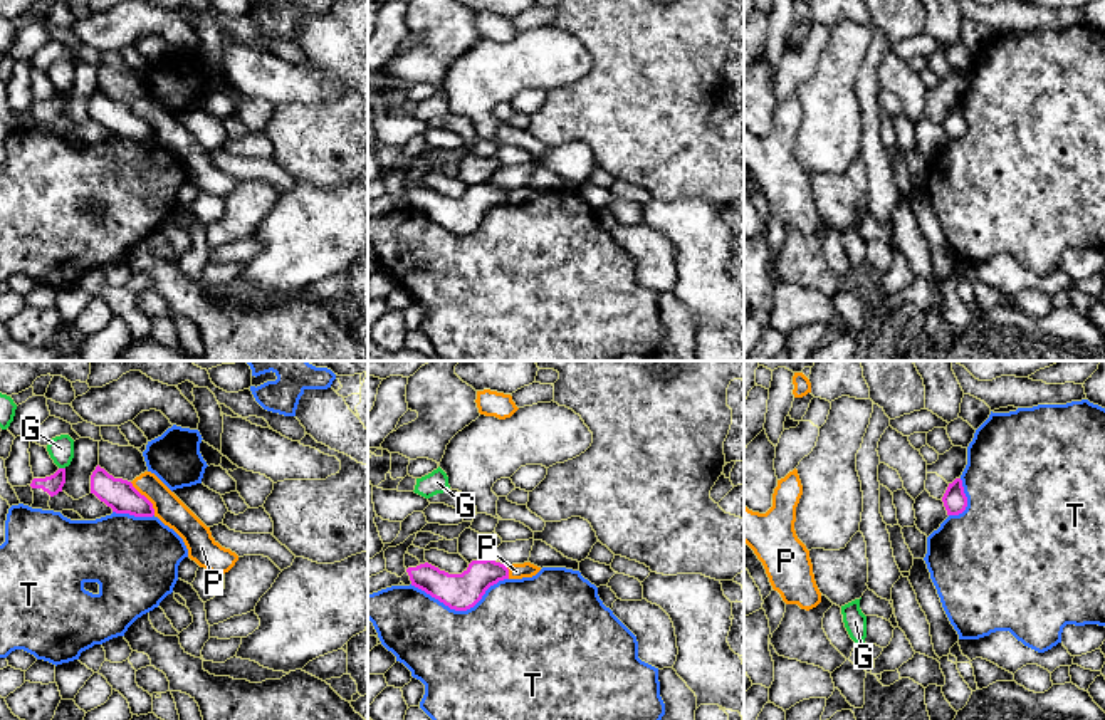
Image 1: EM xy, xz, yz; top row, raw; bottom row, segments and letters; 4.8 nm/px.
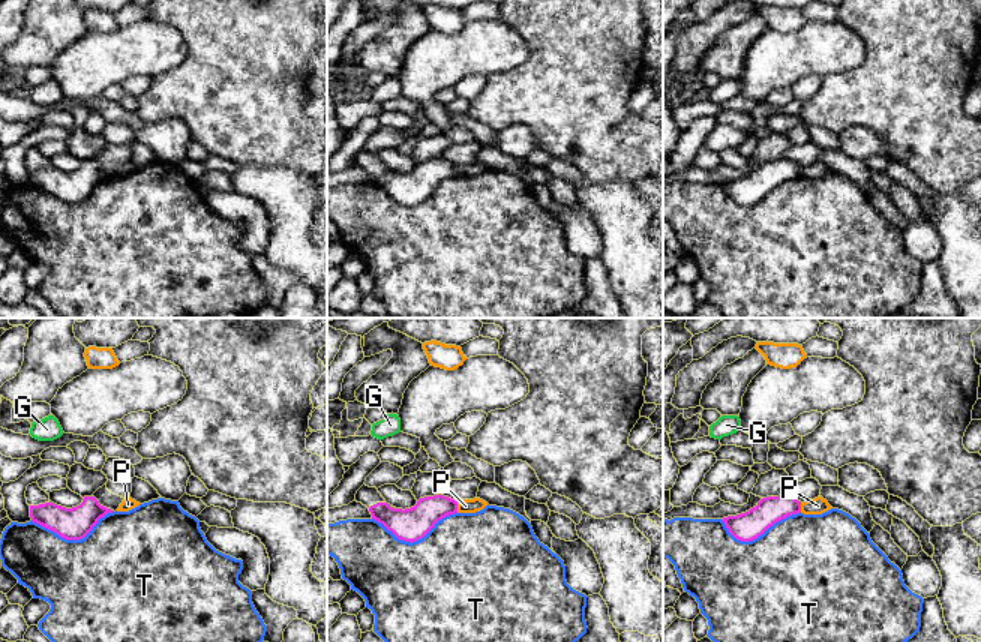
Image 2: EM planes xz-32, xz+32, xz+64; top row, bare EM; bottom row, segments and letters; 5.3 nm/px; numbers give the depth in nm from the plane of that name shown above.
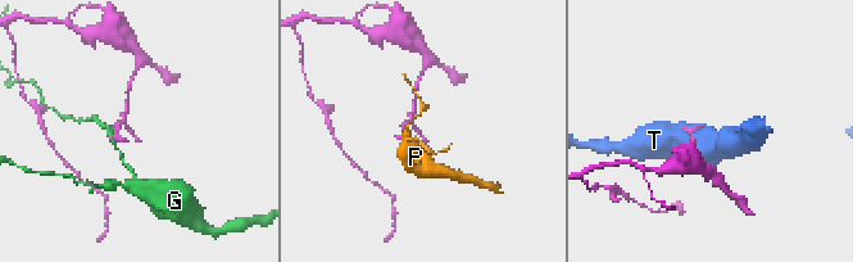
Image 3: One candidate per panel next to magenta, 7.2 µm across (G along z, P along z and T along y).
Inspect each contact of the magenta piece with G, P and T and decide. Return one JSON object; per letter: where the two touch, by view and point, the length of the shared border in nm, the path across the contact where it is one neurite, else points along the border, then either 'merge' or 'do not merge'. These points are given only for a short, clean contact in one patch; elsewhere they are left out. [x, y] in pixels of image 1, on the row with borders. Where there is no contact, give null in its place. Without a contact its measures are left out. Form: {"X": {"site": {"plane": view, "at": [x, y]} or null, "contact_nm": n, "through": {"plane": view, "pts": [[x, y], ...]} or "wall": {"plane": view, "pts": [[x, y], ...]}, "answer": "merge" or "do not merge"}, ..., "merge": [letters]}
{"G": {"site": {"plane": "xy", "at": [62, 469]}, "contact_nm": 30, "answer": "do not merge"}, "P": {"site": {"plane": "xy", "at": [146, 499]}, "contact_nm": 200, "wall": {"plane": "xy", "pts": [[130, 482], [151, 504], [155, 514]]}, "answer": "do not merge"}, "T": {"site": {"plane": "xz", "at": [459, 610]}, "contact_nm": 480, "answer": "do not merge"}, "merge": []}

